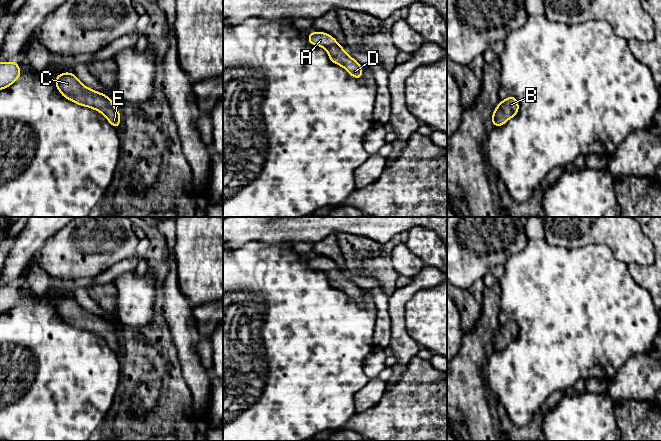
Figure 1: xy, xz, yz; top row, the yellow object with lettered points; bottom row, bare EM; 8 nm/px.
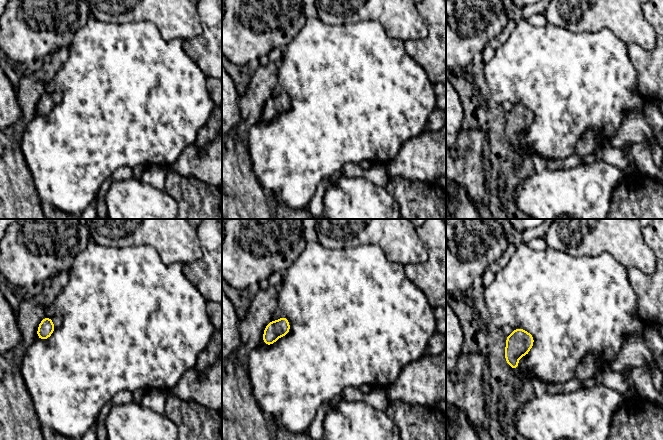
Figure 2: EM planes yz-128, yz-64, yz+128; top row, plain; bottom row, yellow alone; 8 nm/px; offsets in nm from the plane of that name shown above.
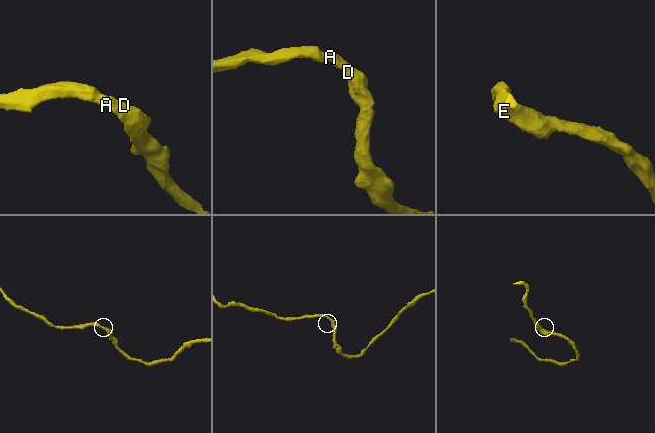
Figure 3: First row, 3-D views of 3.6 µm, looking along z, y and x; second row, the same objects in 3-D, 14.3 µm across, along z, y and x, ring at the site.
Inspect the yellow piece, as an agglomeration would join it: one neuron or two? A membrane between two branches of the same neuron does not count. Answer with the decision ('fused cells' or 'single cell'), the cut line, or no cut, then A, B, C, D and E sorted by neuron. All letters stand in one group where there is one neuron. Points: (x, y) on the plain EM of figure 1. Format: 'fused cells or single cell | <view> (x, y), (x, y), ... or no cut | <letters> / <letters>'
single cell | no cut | A B C D E

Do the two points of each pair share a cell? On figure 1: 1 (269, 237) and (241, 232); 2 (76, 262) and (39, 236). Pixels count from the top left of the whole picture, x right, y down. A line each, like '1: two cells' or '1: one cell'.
1: one cell
2: two cells

